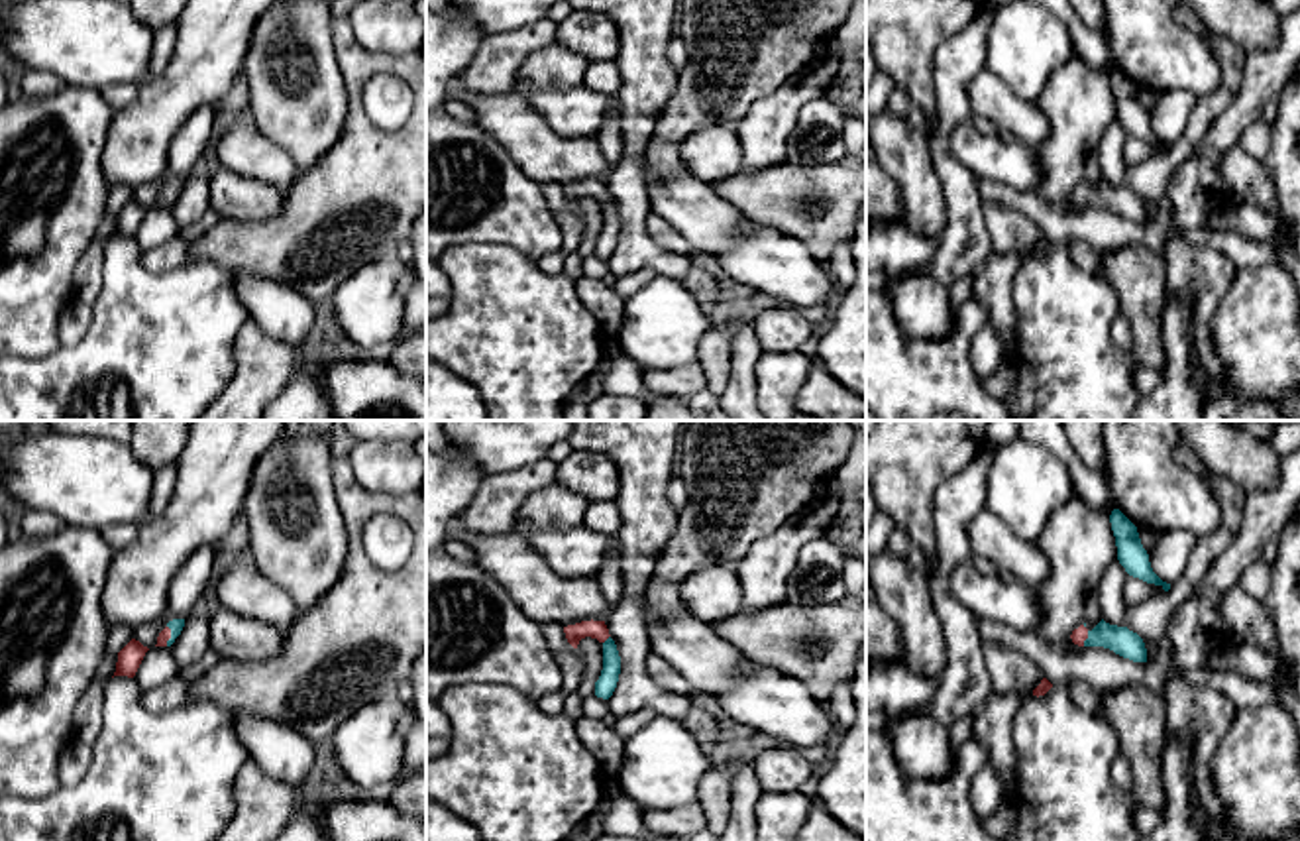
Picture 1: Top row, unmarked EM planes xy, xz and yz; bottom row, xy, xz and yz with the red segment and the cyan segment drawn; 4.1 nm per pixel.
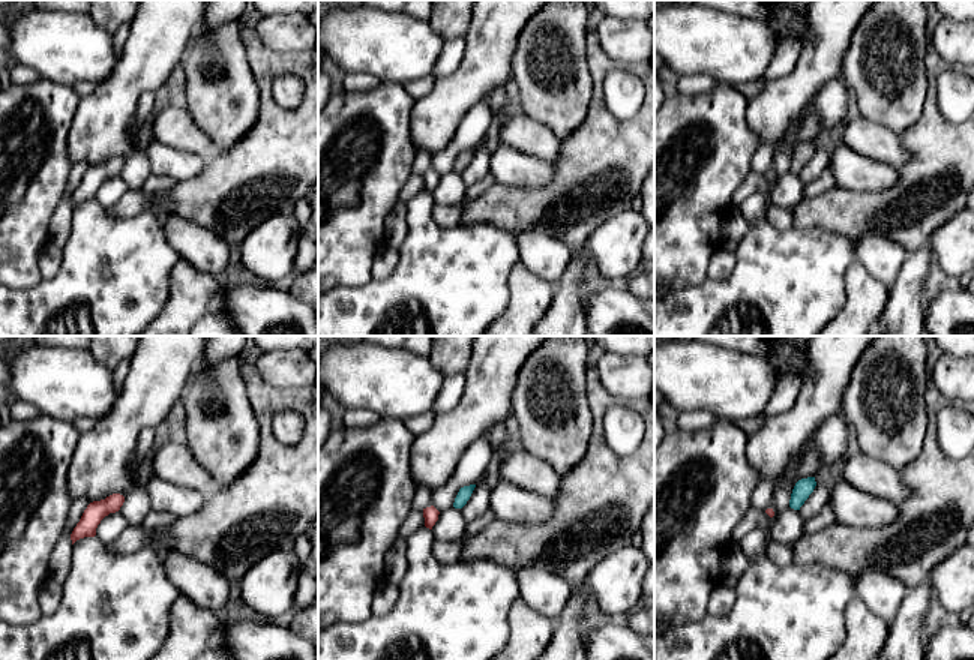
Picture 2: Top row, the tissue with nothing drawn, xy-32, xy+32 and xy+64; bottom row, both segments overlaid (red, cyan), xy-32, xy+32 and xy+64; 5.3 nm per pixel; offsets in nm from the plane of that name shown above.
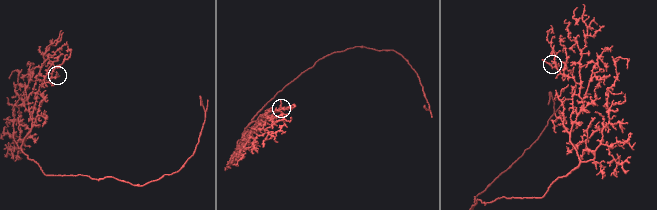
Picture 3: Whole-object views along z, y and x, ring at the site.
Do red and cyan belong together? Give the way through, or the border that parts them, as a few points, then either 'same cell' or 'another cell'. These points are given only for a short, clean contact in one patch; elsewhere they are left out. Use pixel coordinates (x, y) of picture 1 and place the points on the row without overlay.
across yz (1079, 195), (1086, 197), (1114, 197), (1126, 203) | same cell

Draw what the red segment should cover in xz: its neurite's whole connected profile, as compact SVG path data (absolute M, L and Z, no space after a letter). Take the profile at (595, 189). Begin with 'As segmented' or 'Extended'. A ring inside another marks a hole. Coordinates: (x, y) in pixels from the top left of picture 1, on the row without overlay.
Extended. M581 181L564 187L568 202L577 208L579 200L585 196L597 198L603 204L603 230L595 242L595 255L609 259L617 248L621 234L621 216L615 200L609 195L605 181Z

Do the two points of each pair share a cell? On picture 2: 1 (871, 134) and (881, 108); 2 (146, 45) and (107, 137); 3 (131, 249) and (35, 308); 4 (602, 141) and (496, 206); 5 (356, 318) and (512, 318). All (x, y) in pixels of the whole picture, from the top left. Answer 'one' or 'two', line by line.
1: two
2: one
3: one
4: one
5: two

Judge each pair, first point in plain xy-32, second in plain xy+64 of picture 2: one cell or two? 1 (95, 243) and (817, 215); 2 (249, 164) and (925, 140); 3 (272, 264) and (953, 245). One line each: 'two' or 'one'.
1: two
2: one
3: one

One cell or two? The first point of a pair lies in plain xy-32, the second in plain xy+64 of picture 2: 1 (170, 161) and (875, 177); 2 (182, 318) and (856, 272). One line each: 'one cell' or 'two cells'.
1: one cell
2: one cell

